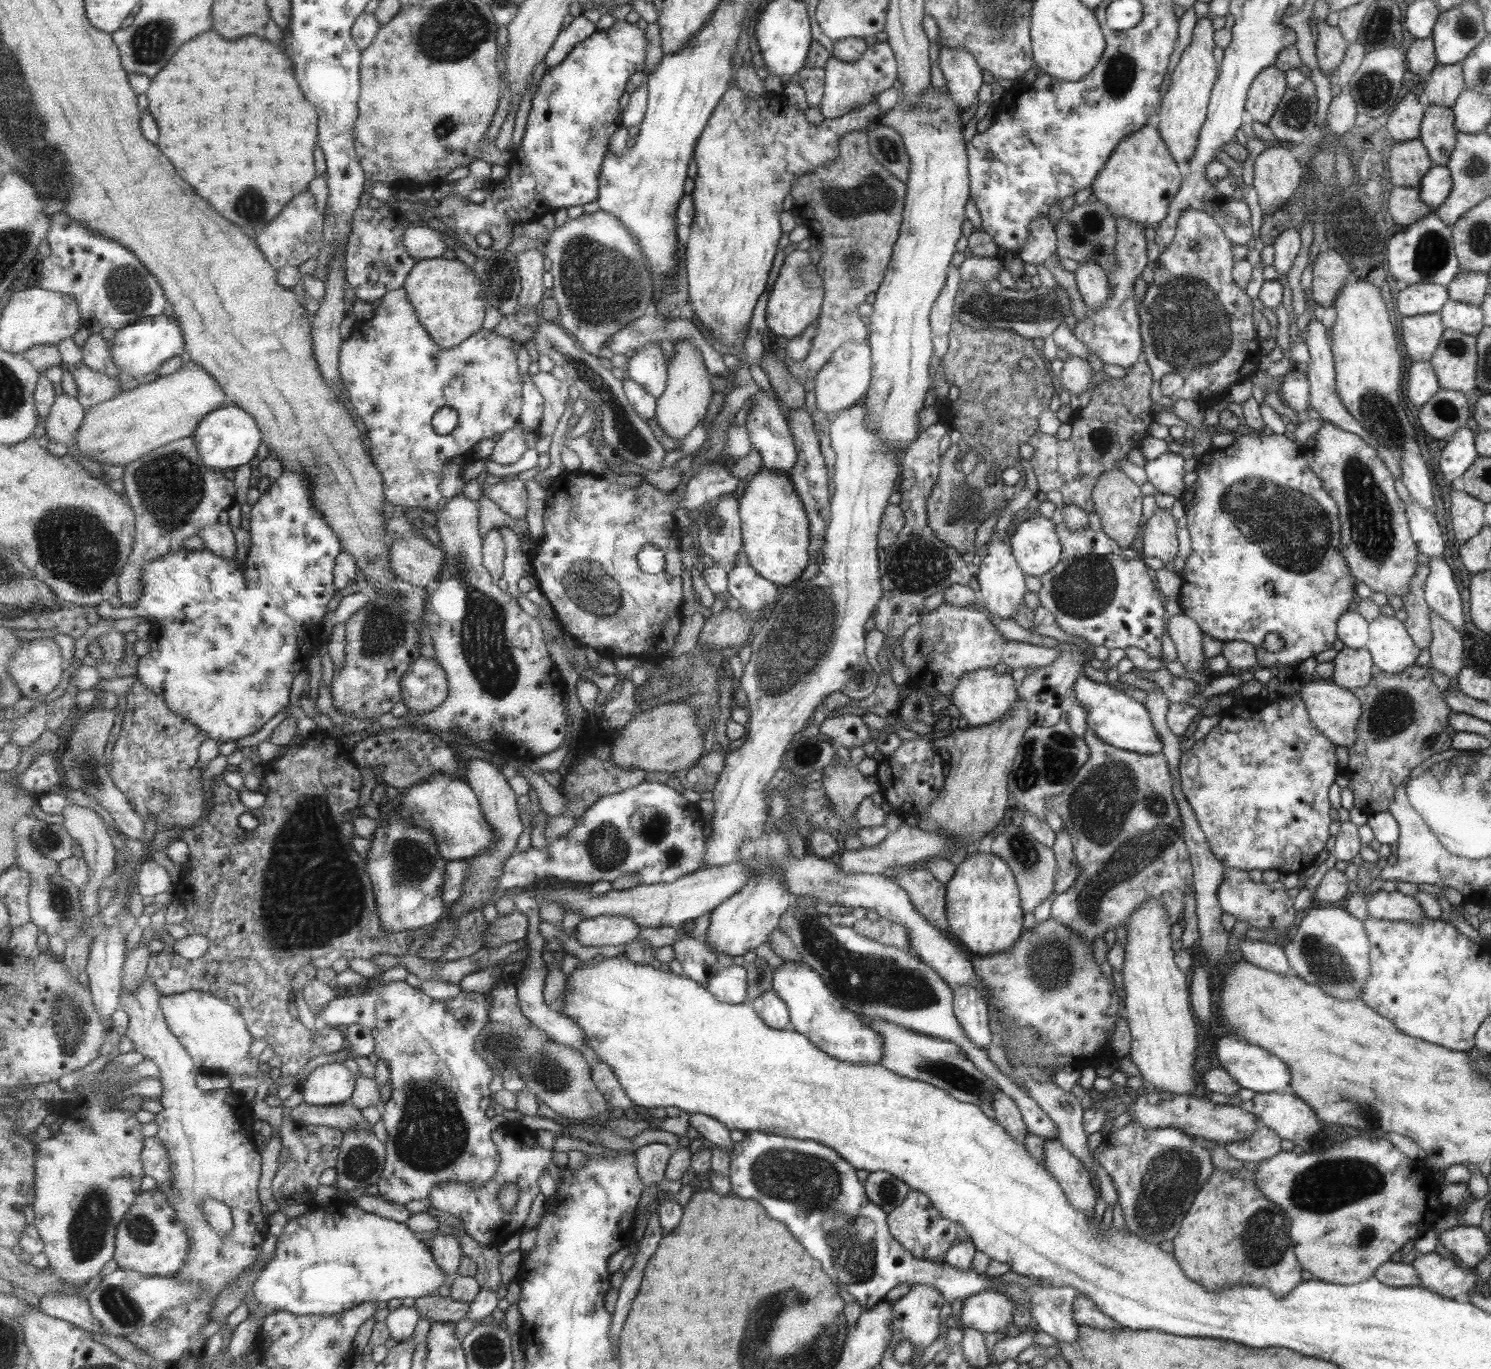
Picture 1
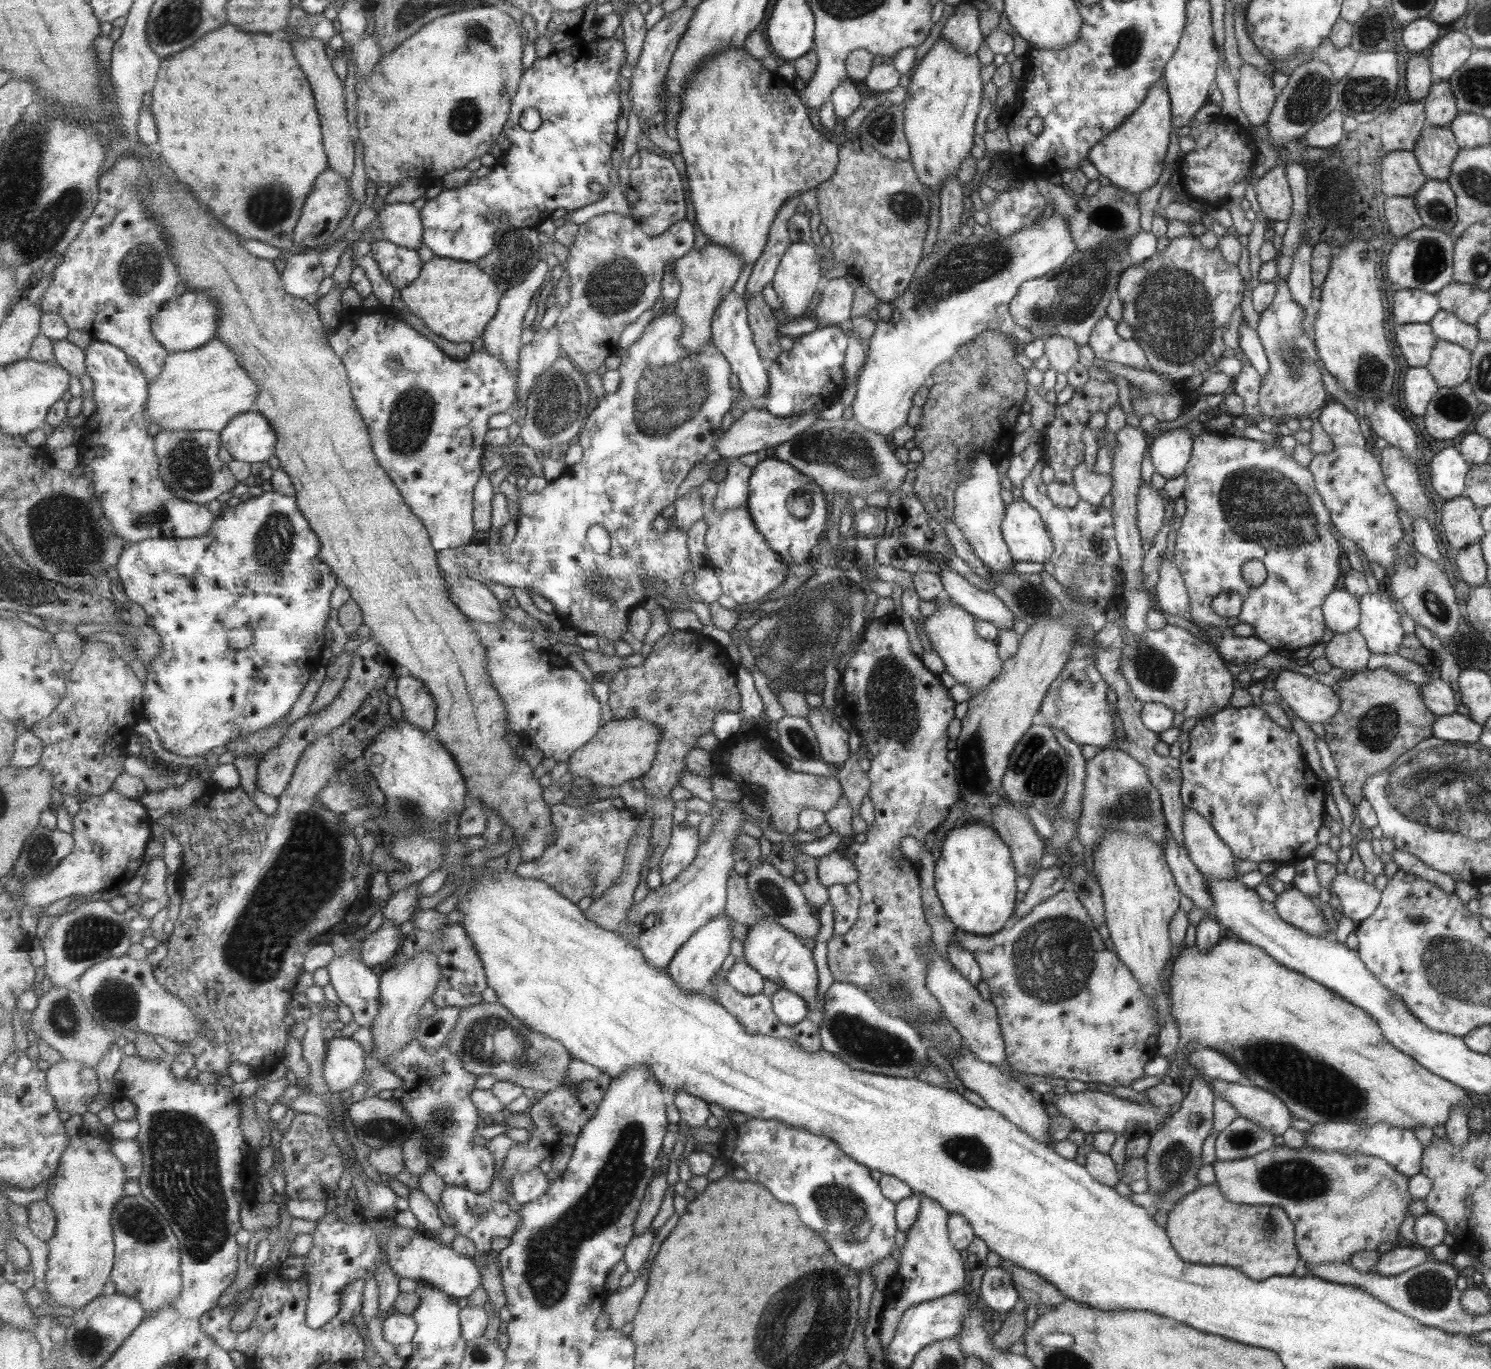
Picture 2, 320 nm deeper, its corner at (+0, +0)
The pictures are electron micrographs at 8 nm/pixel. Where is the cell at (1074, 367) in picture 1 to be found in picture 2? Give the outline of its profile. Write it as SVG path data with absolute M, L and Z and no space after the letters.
M1055 335L1042 341L1044 358L1051 369L1065 374L1073 364L1078 363L1078 346L1074 340Z

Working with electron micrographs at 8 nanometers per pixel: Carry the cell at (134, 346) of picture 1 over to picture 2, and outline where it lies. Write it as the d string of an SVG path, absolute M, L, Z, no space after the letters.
M188 288L182 295L175 295L154 318L155 336L167 347L169 354L199 349L218 336L222 320L220 304L203 291Z

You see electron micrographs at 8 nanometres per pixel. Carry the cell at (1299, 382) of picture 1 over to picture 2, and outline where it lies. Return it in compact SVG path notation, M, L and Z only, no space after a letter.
M1277 279L1275 294L1269 306L1258 314L1257 327L1265 359L1267 374L1261 378L1259 386L1257 411L1261 418L1312 418L1313 412L1324 408L1325 388L1321 384L1319 358L1313 348L1313 342L1303 334L1304 308L1295 302L1285 279Z

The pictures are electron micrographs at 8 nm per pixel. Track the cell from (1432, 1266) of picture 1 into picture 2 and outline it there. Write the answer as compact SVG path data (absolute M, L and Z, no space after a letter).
M1393 1246L1390 1251L1379 1255L1372 1270L1381 1276L1395 1276L1405 1272L1405 1270L1413 1269L1414 1266L1429 1259L1429 1253L1424 1248Z

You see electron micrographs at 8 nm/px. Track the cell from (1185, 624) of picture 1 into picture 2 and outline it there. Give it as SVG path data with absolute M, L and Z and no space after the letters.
M1161 559L1153 597L1155 608L1179 616L1187 616L1188 594L1179 569L1167 559Z

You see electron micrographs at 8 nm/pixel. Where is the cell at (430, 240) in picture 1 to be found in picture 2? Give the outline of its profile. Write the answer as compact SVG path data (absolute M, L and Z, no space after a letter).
M413 203L388 204L377 214L379 227L387 240L394 246L419 250L423 246L424 226L421 210Z

